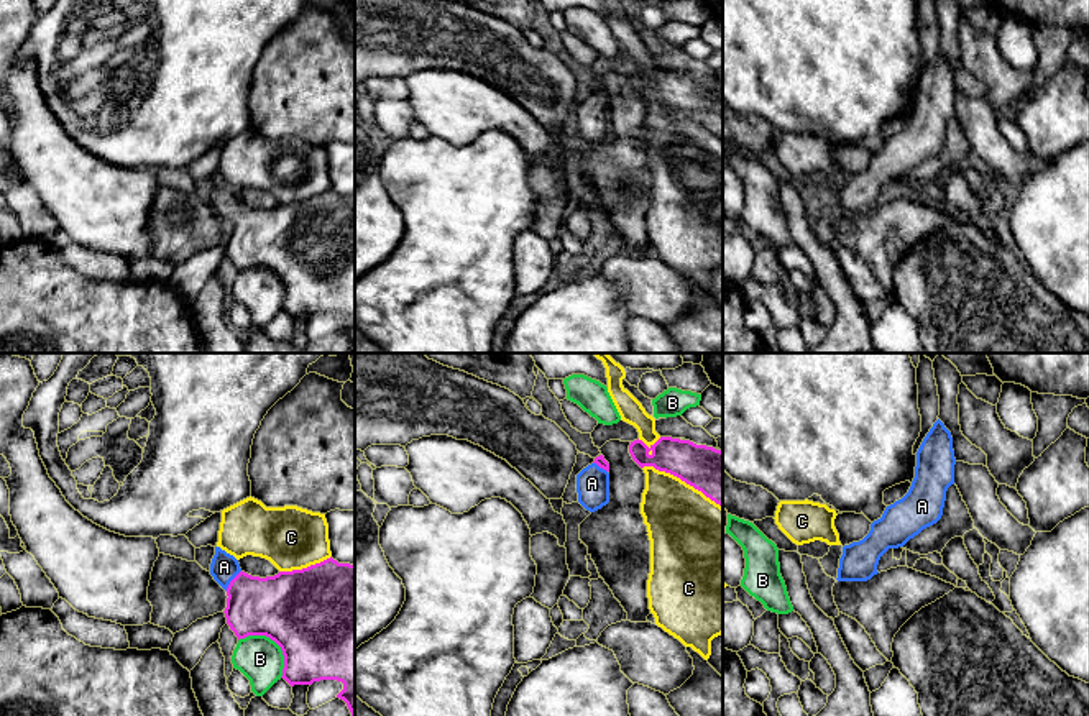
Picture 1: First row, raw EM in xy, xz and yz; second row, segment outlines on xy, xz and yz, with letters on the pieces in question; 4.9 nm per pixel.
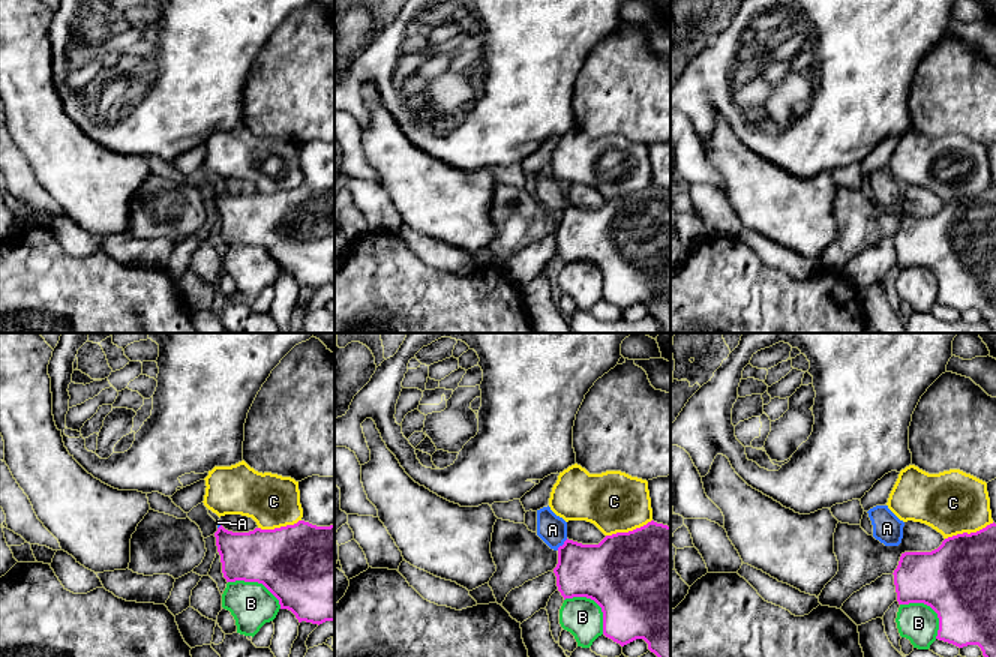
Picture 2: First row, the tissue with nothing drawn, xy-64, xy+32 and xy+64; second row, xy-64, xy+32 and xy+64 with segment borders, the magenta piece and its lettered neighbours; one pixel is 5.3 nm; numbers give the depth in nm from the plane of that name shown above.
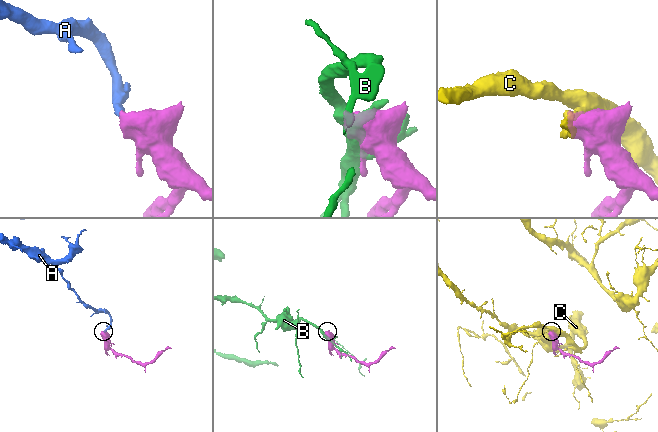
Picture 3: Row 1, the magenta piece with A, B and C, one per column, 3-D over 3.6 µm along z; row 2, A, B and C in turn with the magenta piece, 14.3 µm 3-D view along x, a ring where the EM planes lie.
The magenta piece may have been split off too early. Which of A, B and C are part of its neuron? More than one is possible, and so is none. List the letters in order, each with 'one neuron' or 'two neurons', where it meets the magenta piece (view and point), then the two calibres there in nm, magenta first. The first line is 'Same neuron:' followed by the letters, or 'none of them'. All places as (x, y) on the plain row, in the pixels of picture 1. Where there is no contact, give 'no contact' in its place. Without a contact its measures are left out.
Same neuron: A
A: one neuron; contact xy (232, 212); calibres 300 and 140 nm
B: two neurons; contact xy (273, 271); calibres 480 and 220 nm
C: two neurons; contact xz (682, 112); calibres 240 and 380 nm

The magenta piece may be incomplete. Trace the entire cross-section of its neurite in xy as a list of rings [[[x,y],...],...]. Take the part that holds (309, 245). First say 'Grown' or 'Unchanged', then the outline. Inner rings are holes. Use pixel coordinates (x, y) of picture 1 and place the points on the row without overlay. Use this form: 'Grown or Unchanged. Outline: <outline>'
Grown. Outline: [[[215,179],[210,207],[227,223],[225,250],[230,261],[240,271],[266,268],[274,273],[284,287],[283,309],[291,319],[312,317],[320,312],[337,312],[343,322],[337,330],[343,332],[355,353],[355,197],[338,195],[332,189],[302,202],[279,204],[274,209],[251,209],[240,200],[238,192]]]

